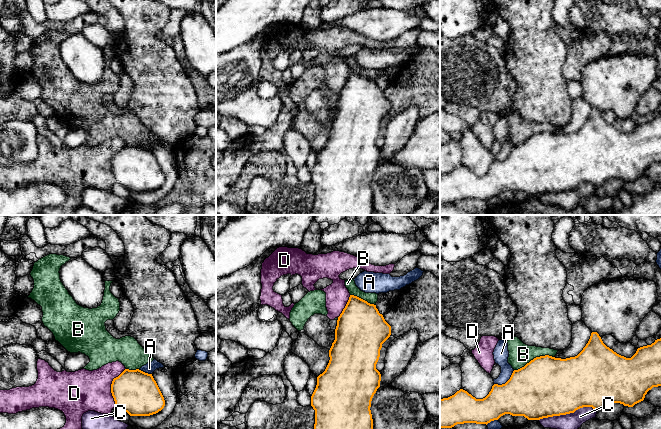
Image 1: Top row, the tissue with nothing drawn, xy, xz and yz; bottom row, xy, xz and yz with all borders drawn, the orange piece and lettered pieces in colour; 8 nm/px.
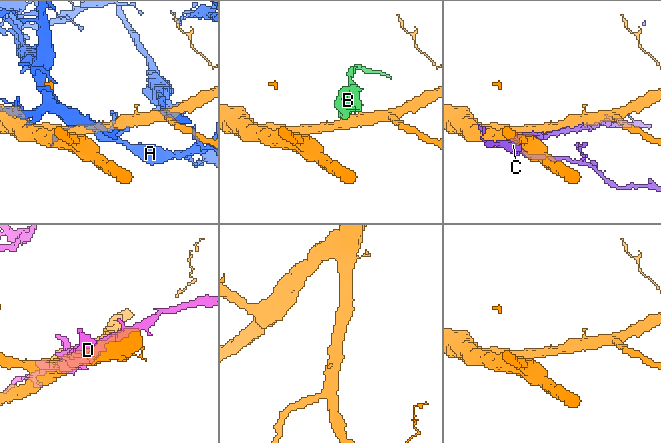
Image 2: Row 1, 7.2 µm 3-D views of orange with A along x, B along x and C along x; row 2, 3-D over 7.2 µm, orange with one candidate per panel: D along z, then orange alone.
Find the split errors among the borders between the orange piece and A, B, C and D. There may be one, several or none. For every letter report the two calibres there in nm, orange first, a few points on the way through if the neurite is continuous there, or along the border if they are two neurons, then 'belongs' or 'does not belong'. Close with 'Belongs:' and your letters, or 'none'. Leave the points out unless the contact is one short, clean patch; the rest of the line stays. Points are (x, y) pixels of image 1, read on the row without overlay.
A: 440 nm thick on the orange side, 120 nm on the other; does not belong
B: 480 nm thick on the orange side, 180 nm on the other; does not belong
C: 460 nm thick on the orange side, 150 nm on the other; does not belong
D: 360 nm thick on the orange side, 340 nm on the other; does not belong
Belongs: none

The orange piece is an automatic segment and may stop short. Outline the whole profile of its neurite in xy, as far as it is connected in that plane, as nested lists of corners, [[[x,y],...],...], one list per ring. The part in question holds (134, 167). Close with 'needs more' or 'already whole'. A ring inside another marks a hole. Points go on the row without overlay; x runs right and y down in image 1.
[[[125,145],[111,160],[115,182],[130,192],[150,192],[165,182],[164,173],[152,150]]]; already whole

